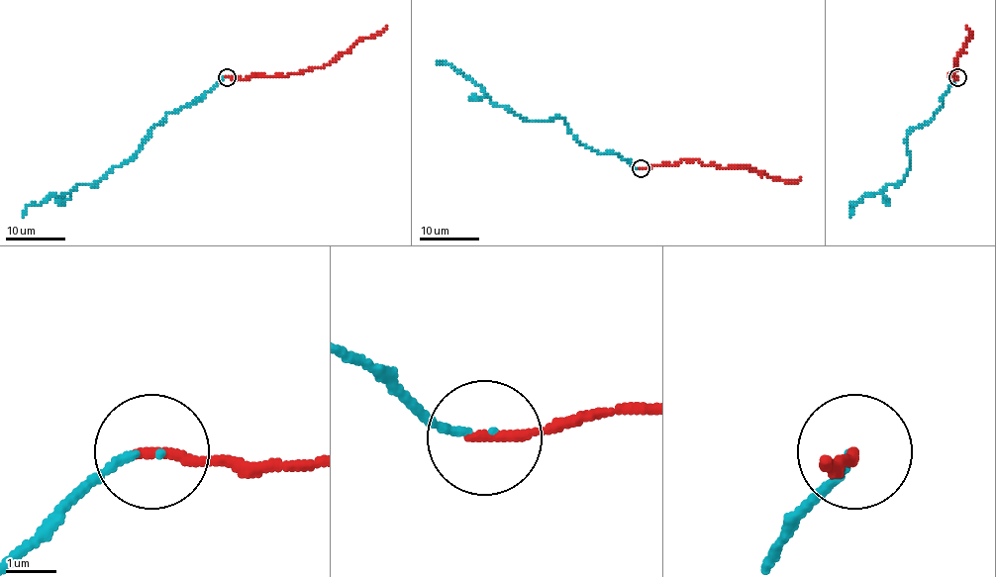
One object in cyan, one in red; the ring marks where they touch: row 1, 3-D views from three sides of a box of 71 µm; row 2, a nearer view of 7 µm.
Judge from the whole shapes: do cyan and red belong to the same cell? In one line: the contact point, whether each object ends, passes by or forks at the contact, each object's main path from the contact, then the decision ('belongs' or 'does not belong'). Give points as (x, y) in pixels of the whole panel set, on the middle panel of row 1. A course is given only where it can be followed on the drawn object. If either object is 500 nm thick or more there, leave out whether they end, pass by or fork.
at (641, 168); cyan ends there; red ends there; cyan runs (642, 167), (615, 152), (579, 144), (562, 118), (516, 115), (449, 63), (436, 60); red runs (640, 169), (700, 160), (721, 167), (751, 167), (786, 181), (798, 181), (801, 176); belongs

